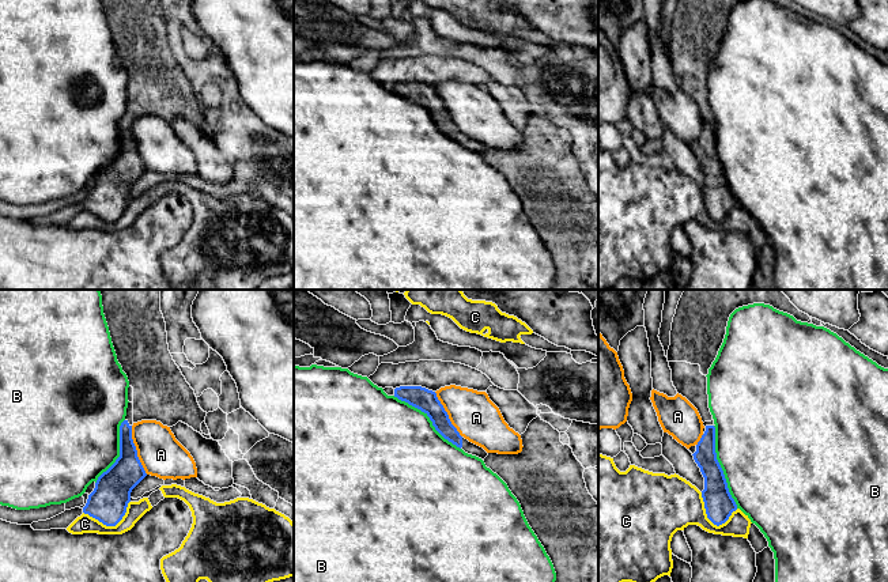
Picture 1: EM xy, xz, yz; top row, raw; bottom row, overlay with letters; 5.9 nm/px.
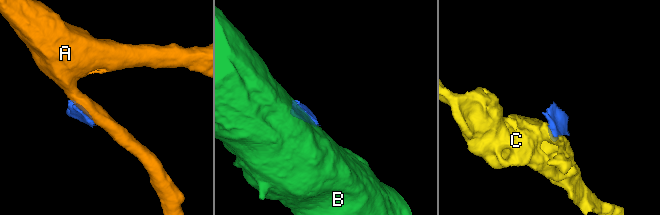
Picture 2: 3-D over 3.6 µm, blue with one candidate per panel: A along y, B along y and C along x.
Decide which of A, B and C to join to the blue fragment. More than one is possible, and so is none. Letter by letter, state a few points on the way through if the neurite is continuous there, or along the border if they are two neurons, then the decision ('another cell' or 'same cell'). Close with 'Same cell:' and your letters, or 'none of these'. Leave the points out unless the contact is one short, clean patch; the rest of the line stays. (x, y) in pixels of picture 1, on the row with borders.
A: another cell
B: another cell
C: border yz (701, 492), (705, 513), (717, 525), (721, 525), (737, 509); another cell
Same cell: none of these

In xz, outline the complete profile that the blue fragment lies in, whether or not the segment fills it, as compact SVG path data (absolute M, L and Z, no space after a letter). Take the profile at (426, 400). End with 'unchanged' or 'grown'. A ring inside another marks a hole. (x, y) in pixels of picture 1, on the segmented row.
M400 386L394 389L394 397L424 412L435 430L449 442L465 453L484 460L488 453L460 435L451 424L447 412L437 397L437 393L422 386Z | grown

